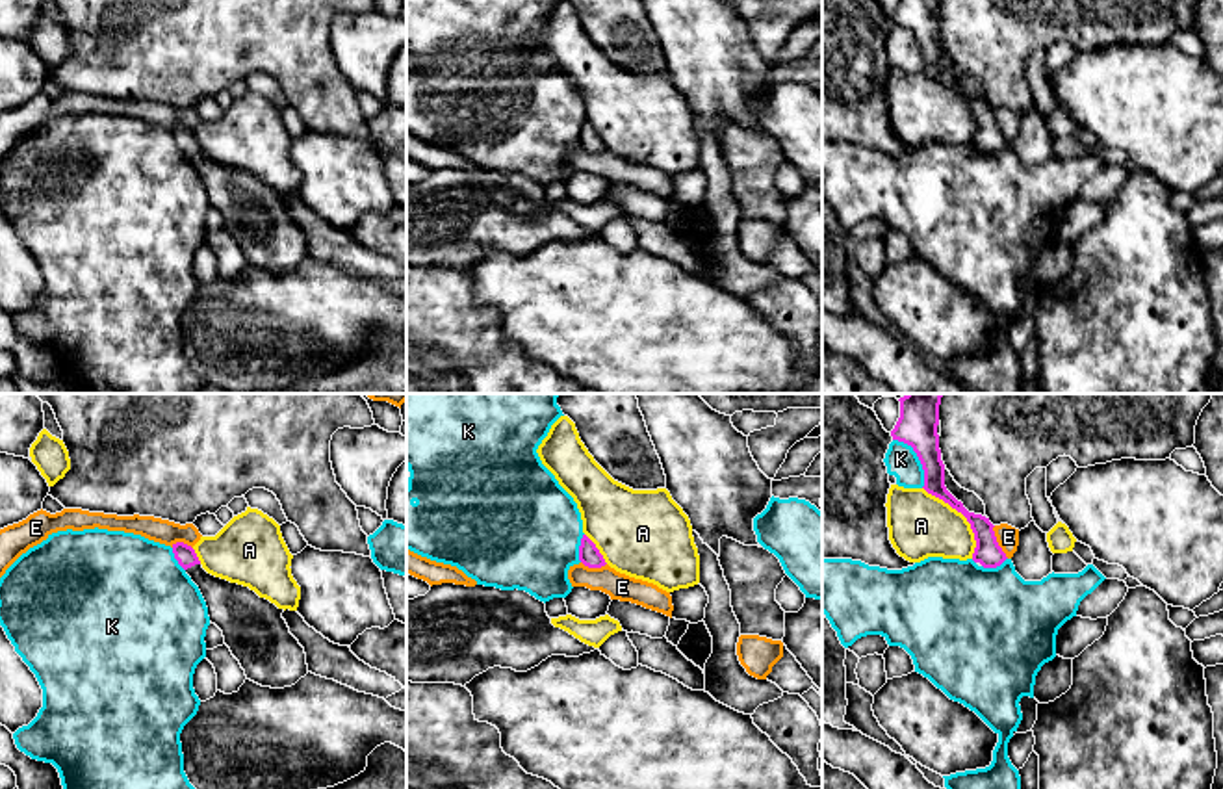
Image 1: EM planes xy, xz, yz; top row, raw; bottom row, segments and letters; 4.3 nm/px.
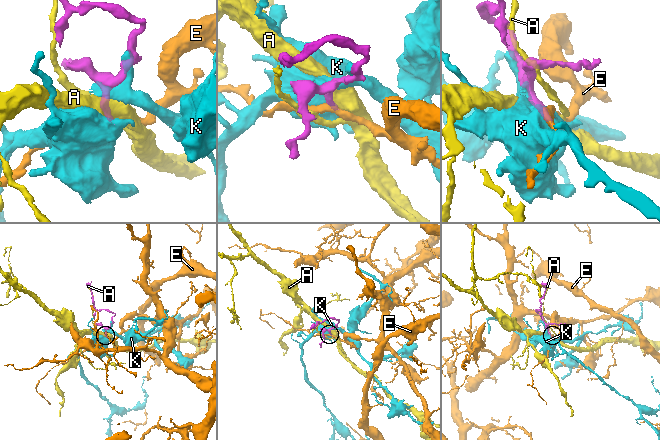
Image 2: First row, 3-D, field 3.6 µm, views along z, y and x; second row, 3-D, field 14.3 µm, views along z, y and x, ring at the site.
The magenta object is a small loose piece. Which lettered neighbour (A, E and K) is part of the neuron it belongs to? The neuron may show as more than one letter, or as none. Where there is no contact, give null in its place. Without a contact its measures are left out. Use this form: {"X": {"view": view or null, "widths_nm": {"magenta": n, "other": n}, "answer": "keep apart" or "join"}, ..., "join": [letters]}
{"A": {"view": "yz", "widths_nm": {"magenta": 120, "other": 280}, "answer": "keep apart"}, "E": {"view": "yz", "widths_nm": {"magenta": 120, "other": 100}, "answer": "keep apart"}, "K": {"view": "yz", "widths_nm": {"magenta": 140, "other": 140}, "answer": "keep apart"}, "join": []}

